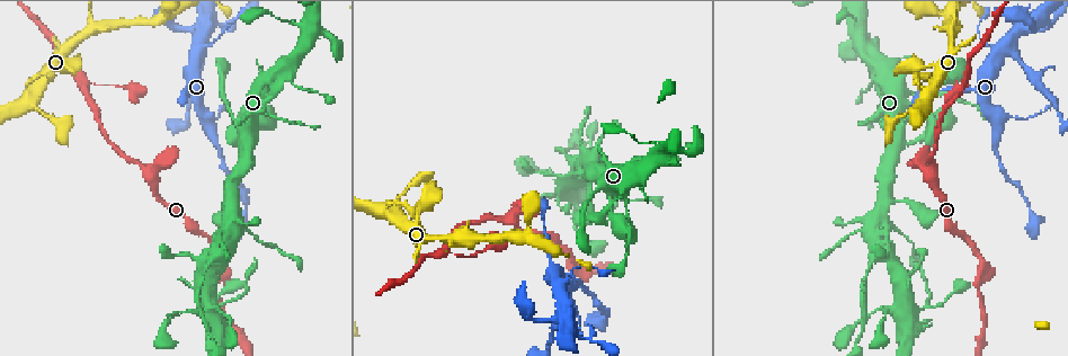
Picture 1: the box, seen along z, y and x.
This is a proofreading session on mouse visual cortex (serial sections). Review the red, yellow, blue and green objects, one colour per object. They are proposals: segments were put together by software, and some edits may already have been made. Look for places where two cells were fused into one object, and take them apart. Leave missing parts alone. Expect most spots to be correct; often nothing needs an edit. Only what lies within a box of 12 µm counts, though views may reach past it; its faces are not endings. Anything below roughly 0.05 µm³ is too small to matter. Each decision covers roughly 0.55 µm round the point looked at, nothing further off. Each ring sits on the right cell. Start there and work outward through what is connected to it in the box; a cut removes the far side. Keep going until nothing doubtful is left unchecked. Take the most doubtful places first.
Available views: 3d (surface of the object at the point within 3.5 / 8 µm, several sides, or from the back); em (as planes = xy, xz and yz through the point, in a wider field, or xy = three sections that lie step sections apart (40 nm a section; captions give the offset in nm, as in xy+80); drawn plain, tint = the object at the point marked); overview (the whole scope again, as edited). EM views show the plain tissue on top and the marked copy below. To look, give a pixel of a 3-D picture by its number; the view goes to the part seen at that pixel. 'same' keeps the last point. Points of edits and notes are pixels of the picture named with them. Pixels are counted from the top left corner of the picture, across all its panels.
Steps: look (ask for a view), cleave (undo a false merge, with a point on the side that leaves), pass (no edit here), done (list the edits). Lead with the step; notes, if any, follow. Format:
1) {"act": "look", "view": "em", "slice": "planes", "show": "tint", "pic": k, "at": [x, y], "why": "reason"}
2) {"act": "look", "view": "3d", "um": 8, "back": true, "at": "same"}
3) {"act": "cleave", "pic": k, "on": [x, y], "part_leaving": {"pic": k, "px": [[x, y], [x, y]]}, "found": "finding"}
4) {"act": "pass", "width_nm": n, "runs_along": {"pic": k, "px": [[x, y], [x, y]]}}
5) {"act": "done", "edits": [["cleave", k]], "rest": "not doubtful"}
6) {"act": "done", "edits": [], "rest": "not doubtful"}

{"act": "look", "view": "3d", "um": 3.5, "pic": 1, "at": [444, 249], "why": "two arms in line, one across"}

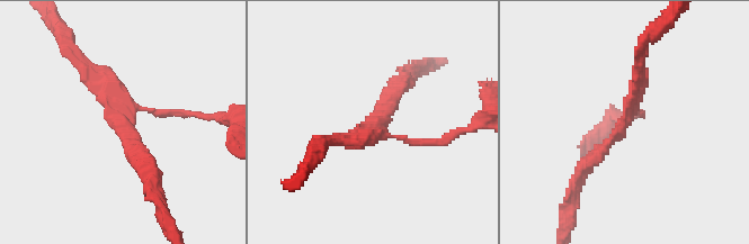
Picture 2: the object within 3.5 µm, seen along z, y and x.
{"act": "look", "view": "em", "slice": "xy", "step": 2, "show": "tint", "pic": 2, "at": [625, 120], "arms": 3, "arm_widths_nm": [100, 200, 250], "why": "need the tissue"}

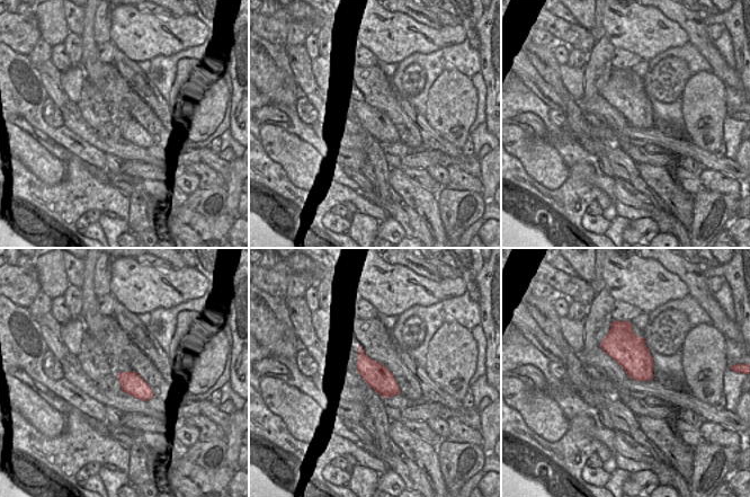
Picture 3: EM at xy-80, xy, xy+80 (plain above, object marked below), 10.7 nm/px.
{"act": "pass", "width_nm": 260, "runs_along": {"pic": 2, "px": [[151, 175], [85, 62]]}, "found": "all the same cell"}

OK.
{"act": "look", "view": "3d", "um": 3.5, "pic": 1, "at": [892, 224], "why": "calibre changes"}

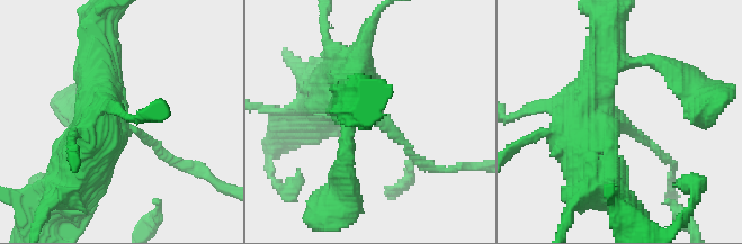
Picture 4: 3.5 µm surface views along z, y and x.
{"act": "look", "view": "em", "slice": "xy", "step": 5, "show": "tint", "pic": 4, "at": [624, 125], "arm_widths_nm": [150, 500], "why": "shape alone is not enough"}

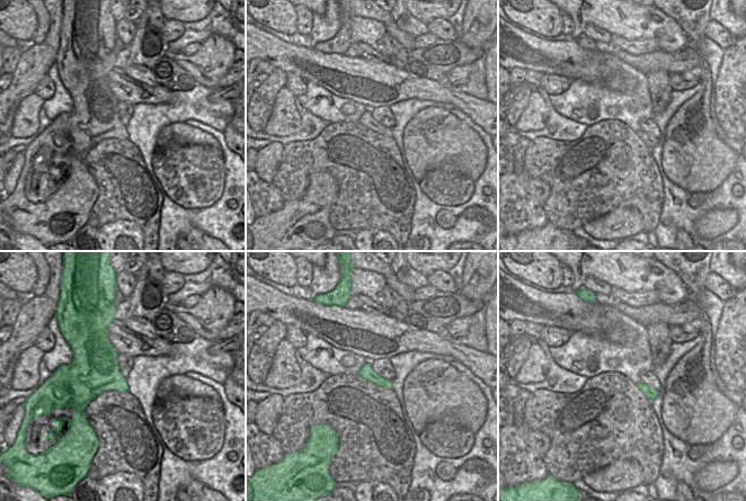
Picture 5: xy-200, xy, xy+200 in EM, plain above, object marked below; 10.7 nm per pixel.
{"act": "look", "view": "em", "slice": "xy", "step": 3, "show": "tint", "at": "same"}

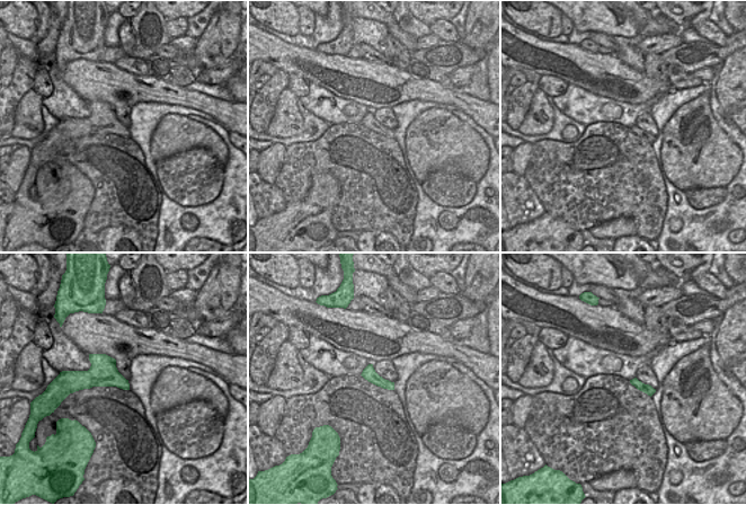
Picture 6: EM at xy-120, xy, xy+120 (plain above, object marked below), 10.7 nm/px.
{"act": "pass", "runs_along": {"pic": 4, "px": [[100, 75], [110, 116], [172, 157]]}, "found": "continuous, no second cell"}

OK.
{"act": "look", "view": "3d", "um": 3.5, "pic": 1, "at": [871, 244], "why": "branch point"}

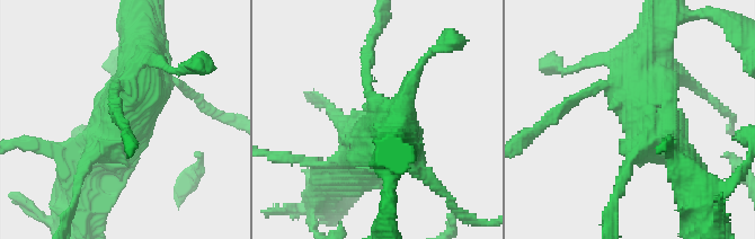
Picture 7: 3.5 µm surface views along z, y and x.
{"act": "look", "view": "em", "slice": "xy", "step": 5, "show": "tint", "pic": 7, "at": [135, 119]}

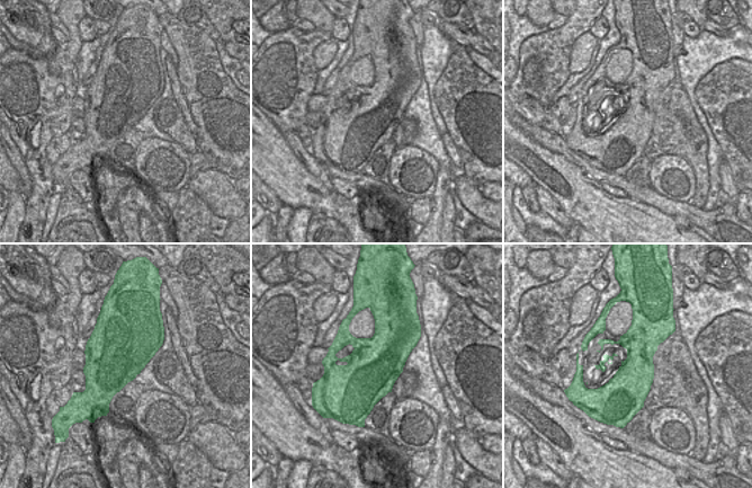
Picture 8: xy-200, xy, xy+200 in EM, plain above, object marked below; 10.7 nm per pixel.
{"act": "pass", "runs_along": {"pic": 7, "px": [[142, 49], [135, 131], [97, 162]]}, "found": "continuous, no second cell"}

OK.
{"act": "look", "view": "3d", "um": 8, "pic": 1, "at": [567, 158], "why": "calibre changes"}

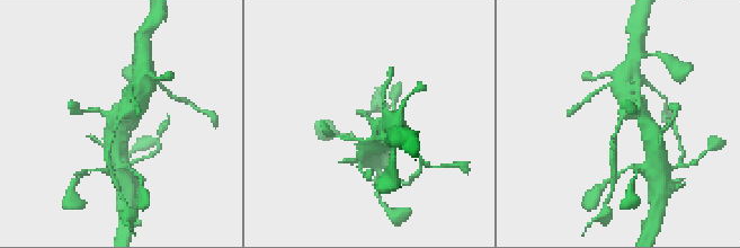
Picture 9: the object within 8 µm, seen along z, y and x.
{"act": "look", "view": "em", "slice": "xy", "step": 2, "show": "tint", "pic": 9, "at": [117, 120], "arm_widths_nm": [100, 450]}

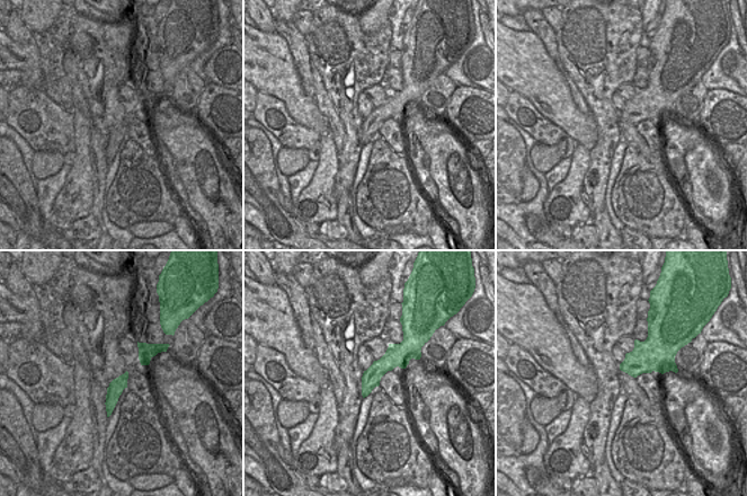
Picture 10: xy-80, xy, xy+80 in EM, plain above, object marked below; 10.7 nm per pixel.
{"act": "pass", "runs_along": {"pic": 9, "px": [[141, 99], [116, 123], [108, 149]]}, "found": "all the same cell"}

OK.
{"act": "done", "edits": [], "rest": "not doubtful"}

